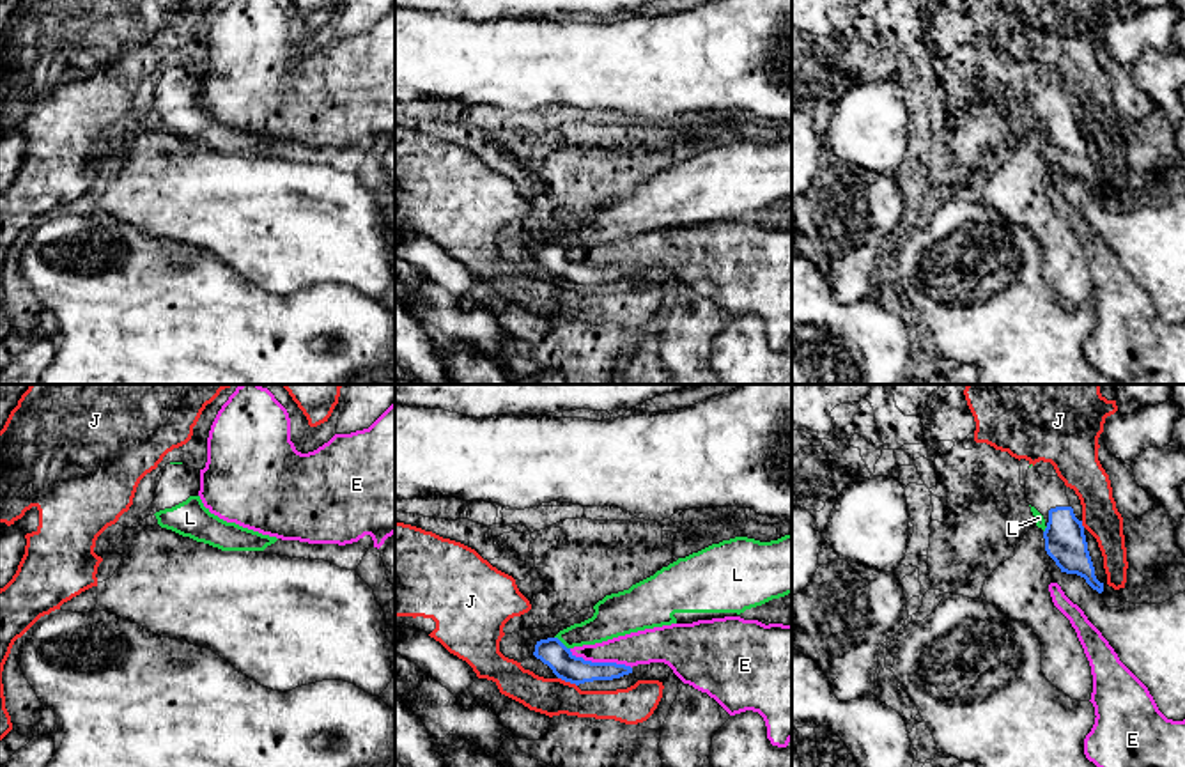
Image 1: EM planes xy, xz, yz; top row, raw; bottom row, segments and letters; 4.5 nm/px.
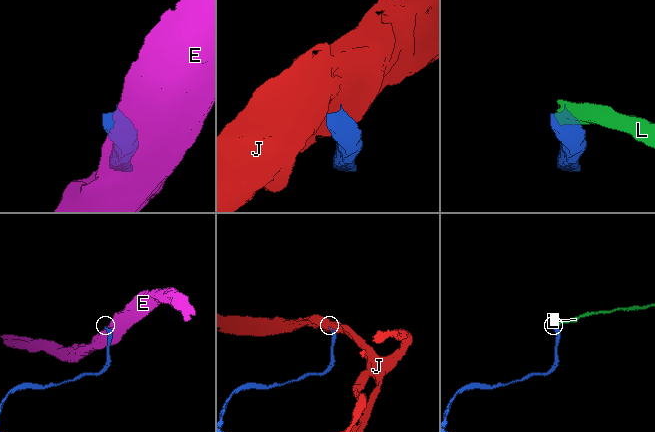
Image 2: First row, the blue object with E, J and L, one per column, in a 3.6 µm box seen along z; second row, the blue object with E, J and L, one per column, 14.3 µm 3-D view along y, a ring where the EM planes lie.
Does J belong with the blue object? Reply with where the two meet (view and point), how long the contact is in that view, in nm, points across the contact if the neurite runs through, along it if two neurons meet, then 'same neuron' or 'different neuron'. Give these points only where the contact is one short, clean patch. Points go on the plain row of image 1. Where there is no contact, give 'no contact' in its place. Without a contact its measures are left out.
xz (567, 284) | 100 nm | along xz (558, 280), (576, 289) | different neuron

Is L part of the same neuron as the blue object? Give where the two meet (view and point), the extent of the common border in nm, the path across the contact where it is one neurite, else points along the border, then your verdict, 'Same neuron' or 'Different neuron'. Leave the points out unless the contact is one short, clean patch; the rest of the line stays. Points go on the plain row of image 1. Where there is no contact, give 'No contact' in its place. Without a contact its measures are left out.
Touches blue at xz (560, 245). Shared border 90 nm. Path across: xz (553, 255), (560, 245), (594, 234), (610, 224). Same neuron

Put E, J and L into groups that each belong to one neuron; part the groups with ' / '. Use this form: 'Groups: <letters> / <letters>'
Groups: E / J / L

